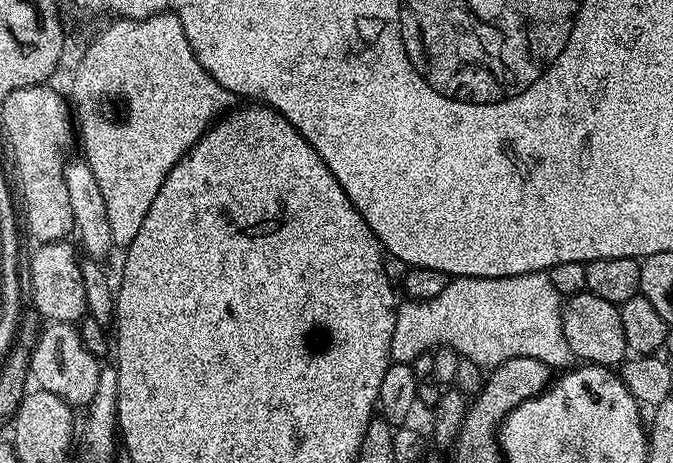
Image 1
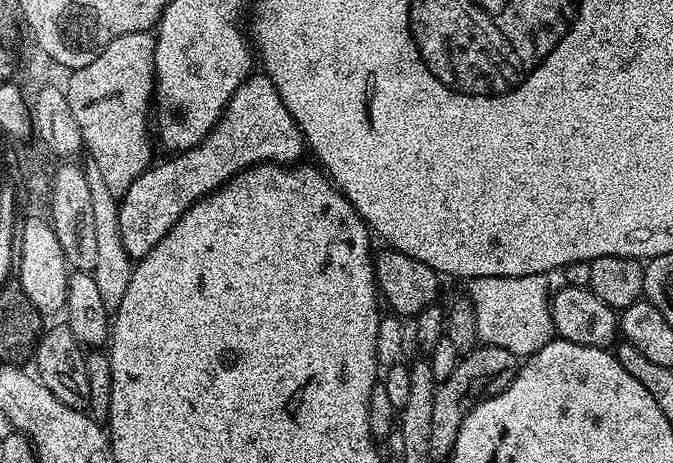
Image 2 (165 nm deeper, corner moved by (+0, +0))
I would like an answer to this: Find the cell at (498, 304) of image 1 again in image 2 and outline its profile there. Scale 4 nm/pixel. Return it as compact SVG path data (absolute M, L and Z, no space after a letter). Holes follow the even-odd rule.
M477 276L467 285L466 295L474 306L474 320L477 322L479 339L502 350L510 350L517 358L533 356L542 346L554 339L552 331L552 302L549 277L542 276Z

